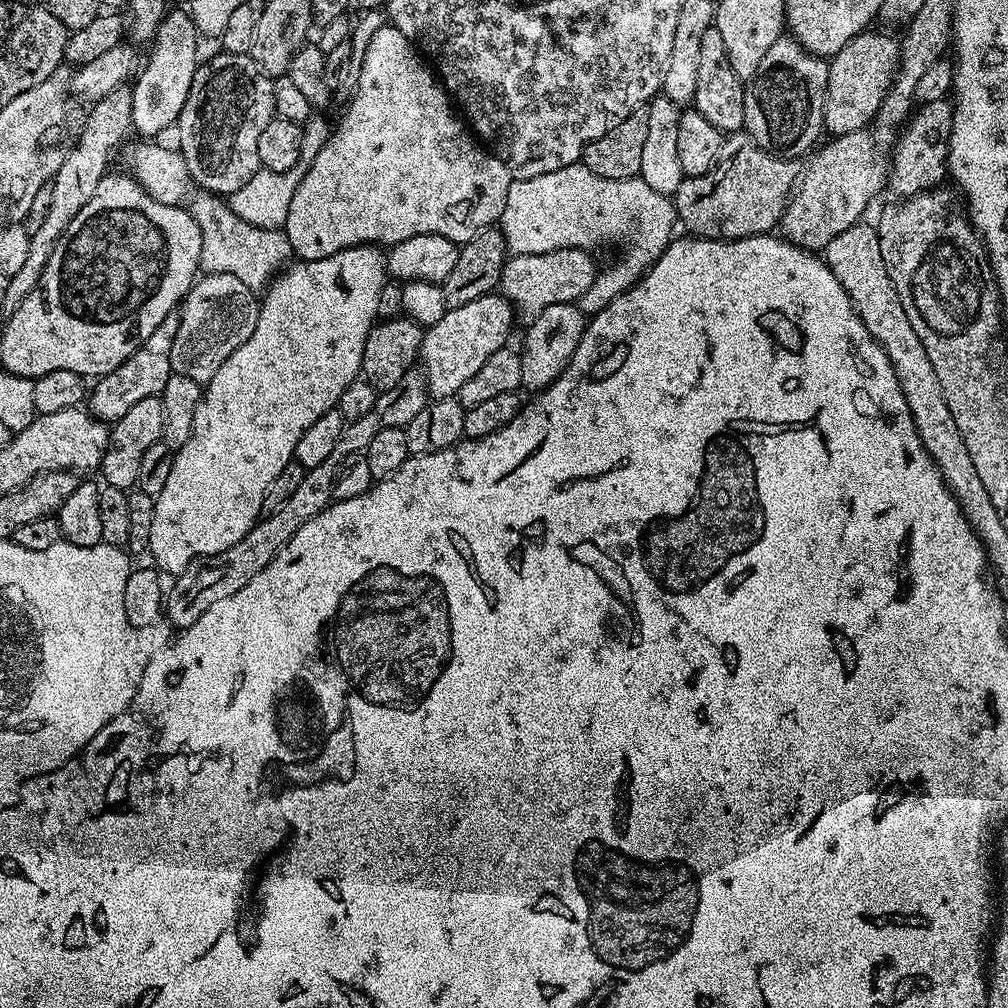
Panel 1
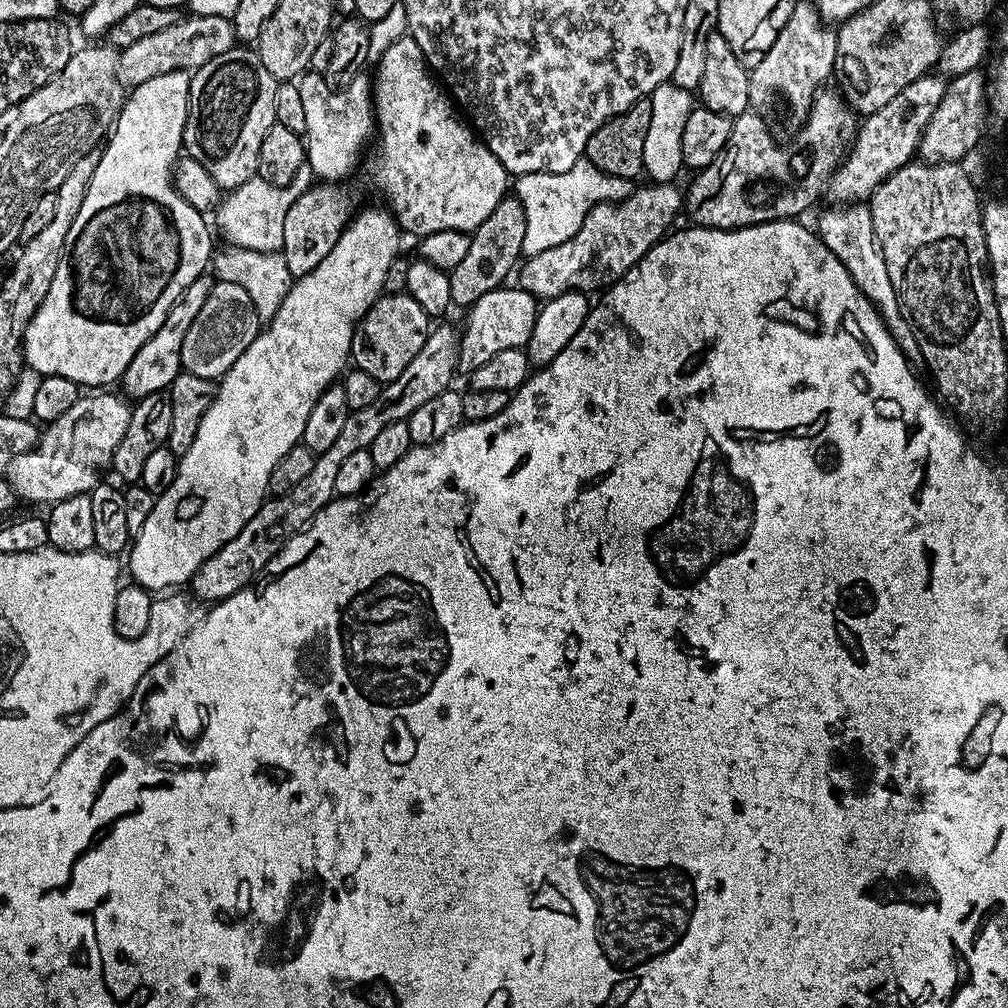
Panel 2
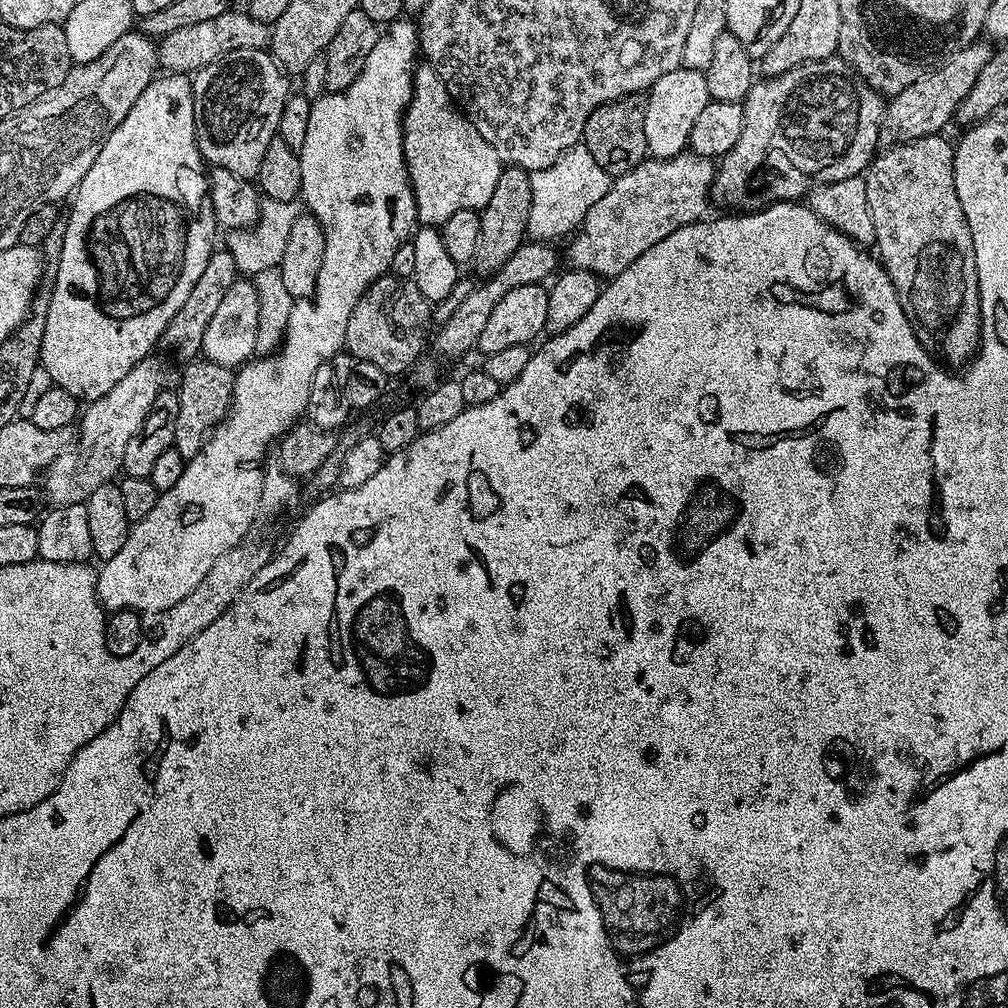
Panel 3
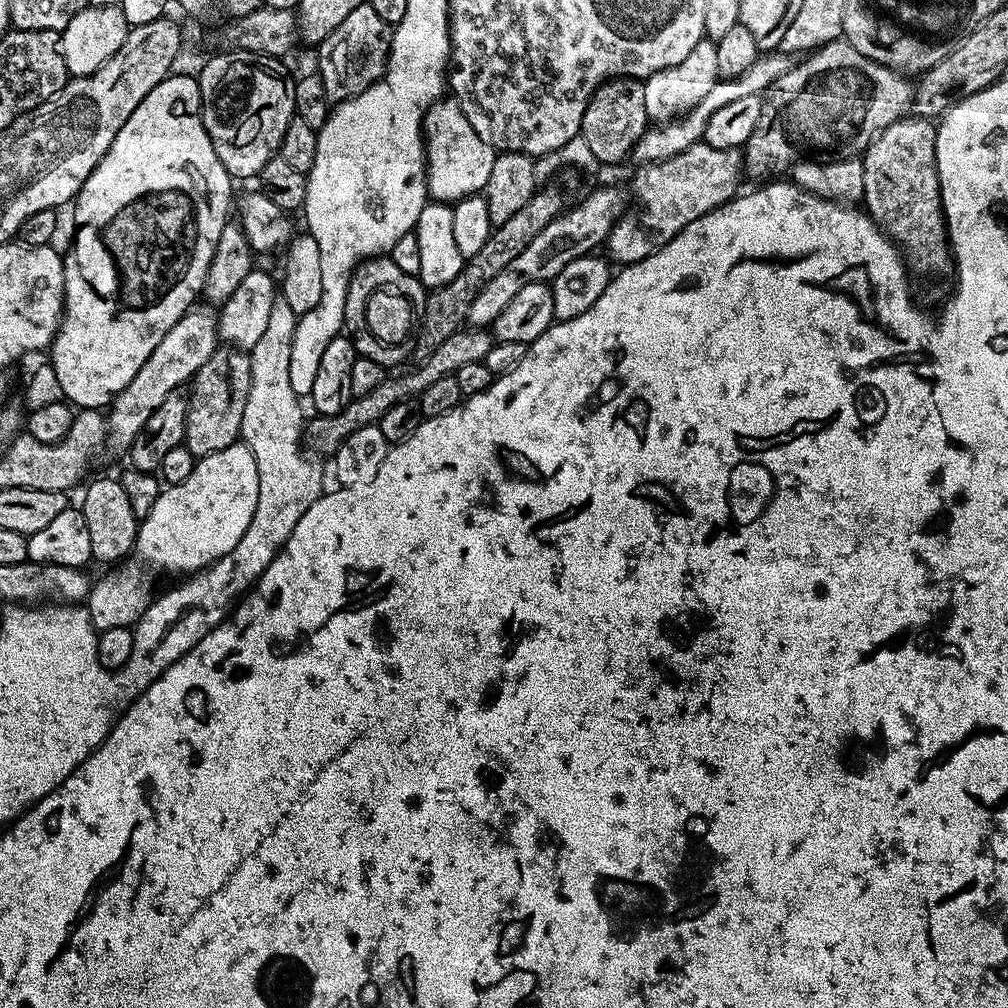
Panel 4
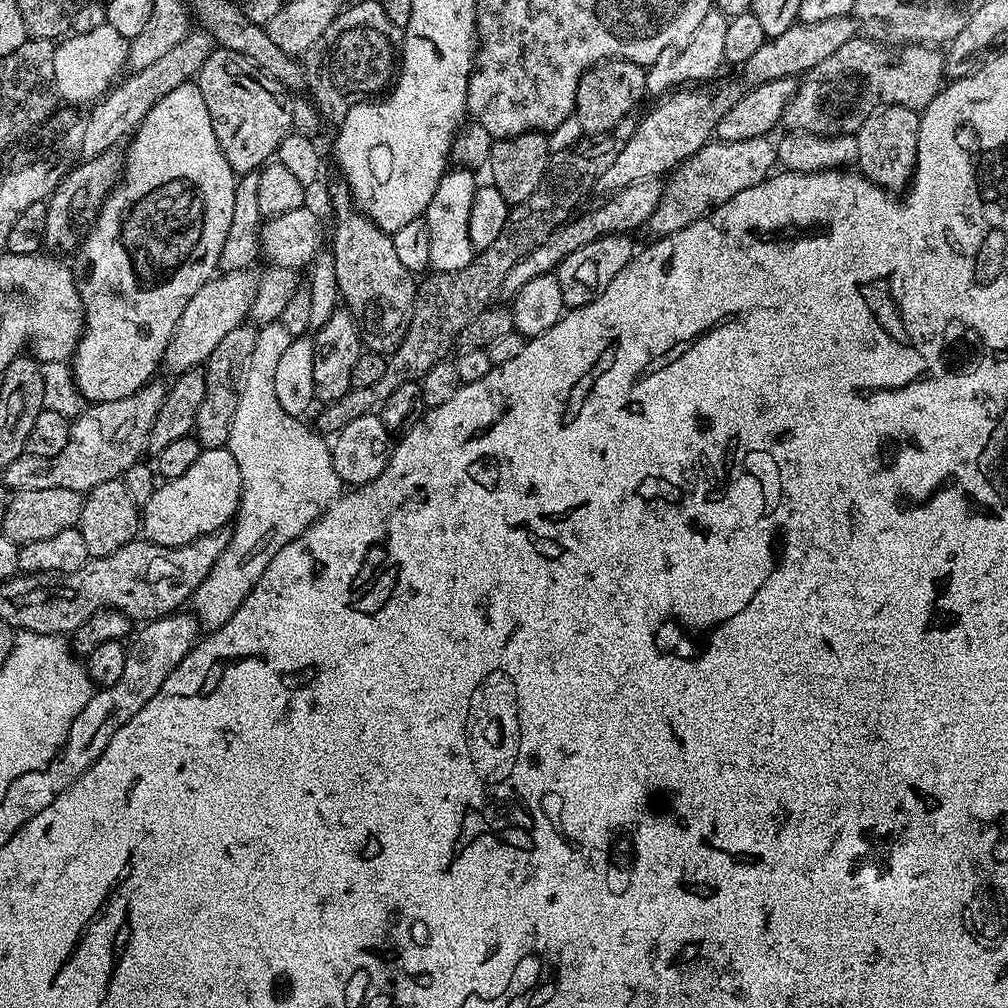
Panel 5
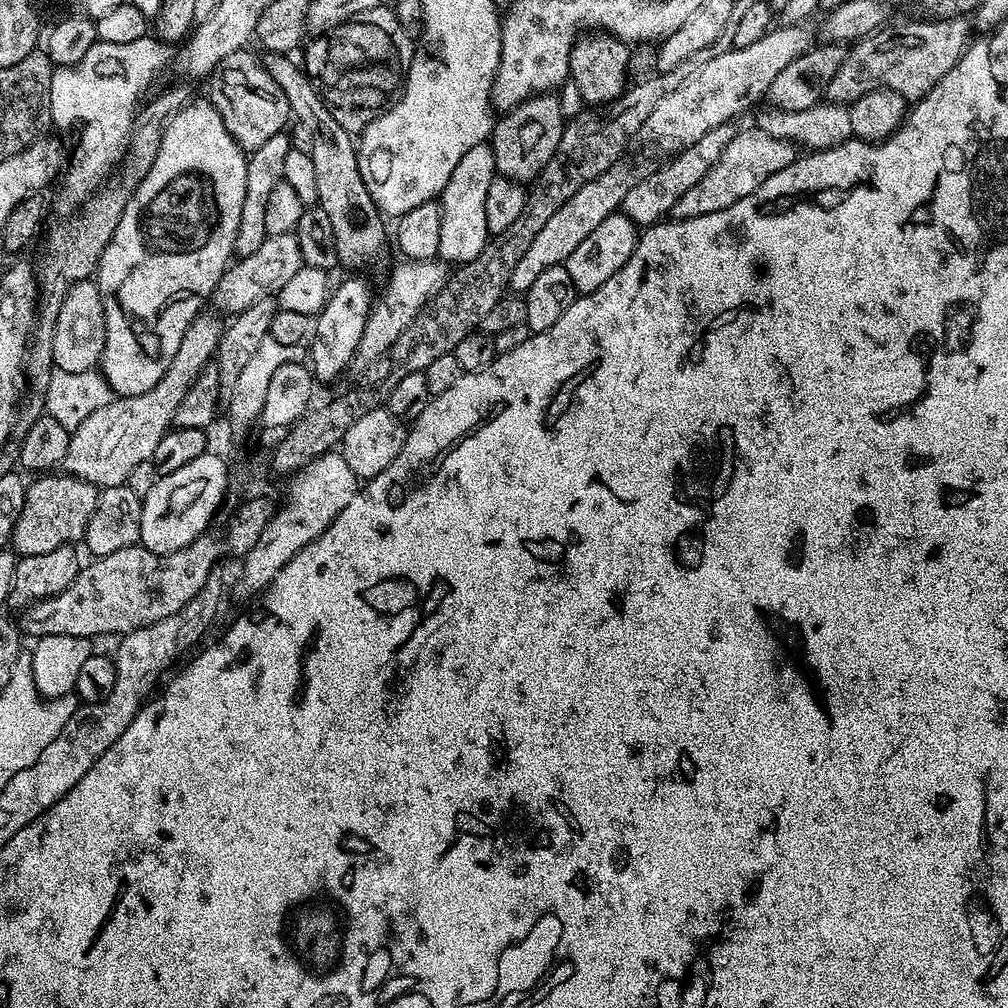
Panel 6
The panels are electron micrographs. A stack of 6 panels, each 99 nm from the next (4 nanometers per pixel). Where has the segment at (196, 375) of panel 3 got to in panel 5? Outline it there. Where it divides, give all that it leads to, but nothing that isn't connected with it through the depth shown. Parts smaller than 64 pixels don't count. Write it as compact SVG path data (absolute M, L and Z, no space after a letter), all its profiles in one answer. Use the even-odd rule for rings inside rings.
M251 323L240 324L218 346L214 346L214 354L210 354L204 368L206 378L206 398L202 398L202 406L198 406L198 418L194 435L204 448L222 448L227 445L230 434L230 422L234 422L234 410L238 410L240 401L239 387L244 379L244 370L250 362L250 354L254 354L257 329Z

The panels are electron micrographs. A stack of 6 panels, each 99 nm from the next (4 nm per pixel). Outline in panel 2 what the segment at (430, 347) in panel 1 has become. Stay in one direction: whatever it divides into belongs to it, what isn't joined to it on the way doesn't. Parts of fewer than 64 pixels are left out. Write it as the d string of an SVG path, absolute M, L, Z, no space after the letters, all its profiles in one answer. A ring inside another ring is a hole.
M501 286L490 290L490 294L482 294L478 302L467 309L468 317L464 320L464 328L460 332L459 367L471 370L482 366L494 354L511 348L524 348L530 334L534 330L538 301L526 289L519 286Z

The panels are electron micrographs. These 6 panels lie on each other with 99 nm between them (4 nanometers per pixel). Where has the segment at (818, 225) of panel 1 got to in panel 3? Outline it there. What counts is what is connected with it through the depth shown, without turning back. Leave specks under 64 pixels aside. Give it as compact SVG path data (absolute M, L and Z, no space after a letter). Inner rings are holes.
M973 42L968 47L952 53L949 60L945 60L930 74L918 78L911 86L906 86L898 95L887 101L884 110L884 126L882 136L889 145L905 144L923 136L935 136L943 133L944 124L952 124L954 115L962 98L970 92L970 86L978 80L982 66L990 62L994 51L988 42Z

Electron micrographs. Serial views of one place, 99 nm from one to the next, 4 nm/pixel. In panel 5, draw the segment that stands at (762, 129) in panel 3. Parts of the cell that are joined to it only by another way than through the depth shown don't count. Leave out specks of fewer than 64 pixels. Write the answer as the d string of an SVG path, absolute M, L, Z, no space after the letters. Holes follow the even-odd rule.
M857 38L834 50L830 58L818 62L796 85L794 98L788 104L786 124L792 130L815 130L820 134L854 134L871 113L890 104L922 110L940 93L946 83L945 53L939 47L910 44L893 50L877 41Z

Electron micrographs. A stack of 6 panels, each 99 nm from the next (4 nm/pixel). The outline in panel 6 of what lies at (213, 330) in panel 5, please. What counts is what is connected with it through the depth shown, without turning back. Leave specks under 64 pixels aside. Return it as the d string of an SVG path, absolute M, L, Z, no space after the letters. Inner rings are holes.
M295 232L268 235L266 242L262 242L255 254L239 257L235 262L229 263L218 286L212 291L211 303L221 304L228 314L241 312L246 310L246 306L254 306L254 302L275 297L282 286L286 286L286 282L290 282L290 278L294 278L294 274L298 274L298 270L303 267L305 262Z

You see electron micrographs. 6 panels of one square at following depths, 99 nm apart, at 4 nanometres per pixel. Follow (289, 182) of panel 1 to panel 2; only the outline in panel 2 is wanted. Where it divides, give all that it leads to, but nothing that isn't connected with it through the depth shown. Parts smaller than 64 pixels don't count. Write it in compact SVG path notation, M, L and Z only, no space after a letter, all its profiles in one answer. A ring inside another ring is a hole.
M304 161L294 176L293 182L286 187L271 185L261 176L252 176L242 186L229 191L216 208L214 219L223 230L227 240L233 247L258 250L259 252L276 252L282 250L283 223L286 222L290 206L314 182L314 169Z

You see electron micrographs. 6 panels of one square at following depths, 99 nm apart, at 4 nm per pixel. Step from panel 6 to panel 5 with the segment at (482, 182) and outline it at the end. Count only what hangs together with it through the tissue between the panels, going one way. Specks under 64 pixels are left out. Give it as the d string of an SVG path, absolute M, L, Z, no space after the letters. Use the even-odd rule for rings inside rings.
M463 166L453 167L445 172L438 182L438 190L434 190L434 198L430 198L430 206L424 211L424 221L430 229L430 262L432 272L449 272L462 270L462 266L470 266L474 255L470 242L470 206L474 206L474 194L478 187L473 173Z

